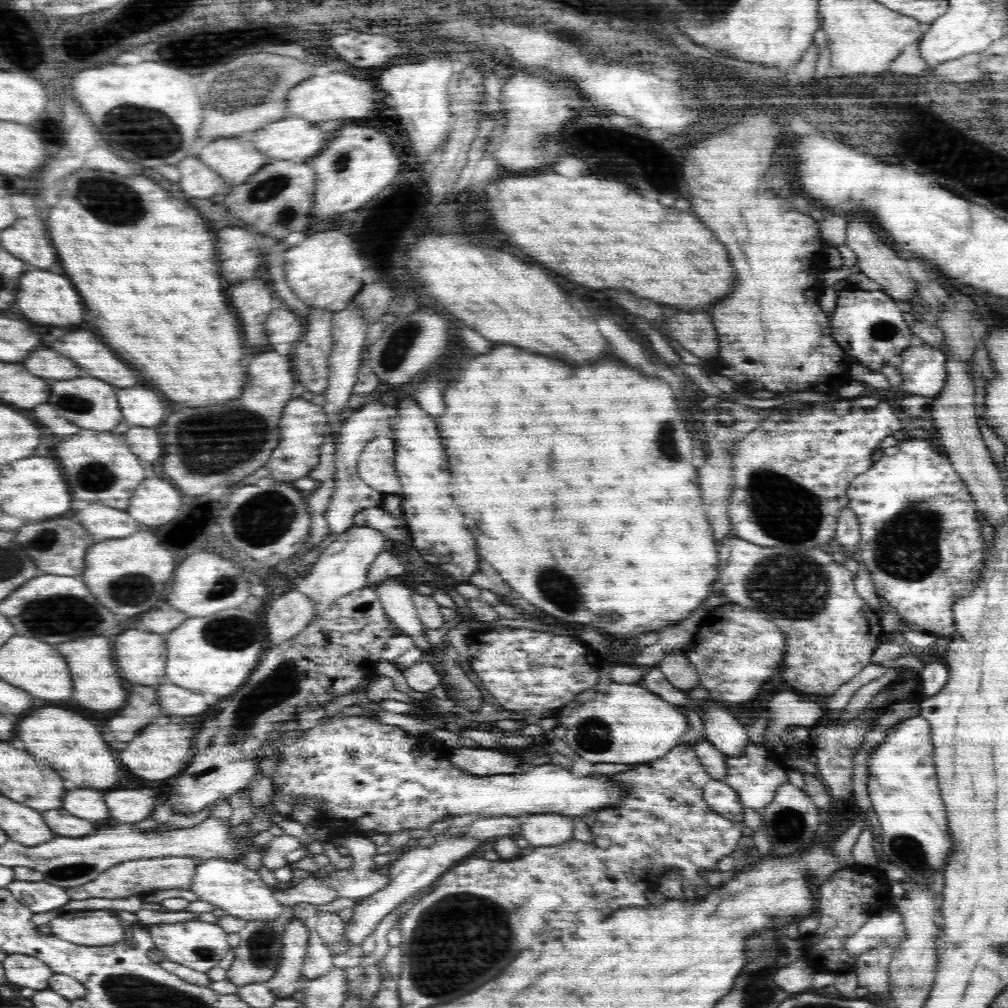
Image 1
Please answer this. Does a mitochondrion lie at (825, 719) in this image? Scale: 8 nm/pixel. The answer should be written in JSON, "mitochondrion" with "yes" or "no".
{"mitochondrion":"no"}

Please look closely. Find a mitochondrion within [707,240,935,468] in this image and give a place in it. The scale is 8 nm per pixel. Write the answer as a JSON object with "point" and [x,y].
{"point":[886,330]}

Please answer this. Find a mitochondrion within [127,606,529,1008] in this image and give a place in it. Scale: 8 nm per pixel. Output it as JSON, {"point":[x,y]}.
{"point":[457,939]}

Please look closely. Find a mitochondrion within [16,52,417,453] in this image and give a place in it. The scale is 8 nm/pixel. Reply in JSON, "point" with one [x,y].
{"point":[147,131]}

